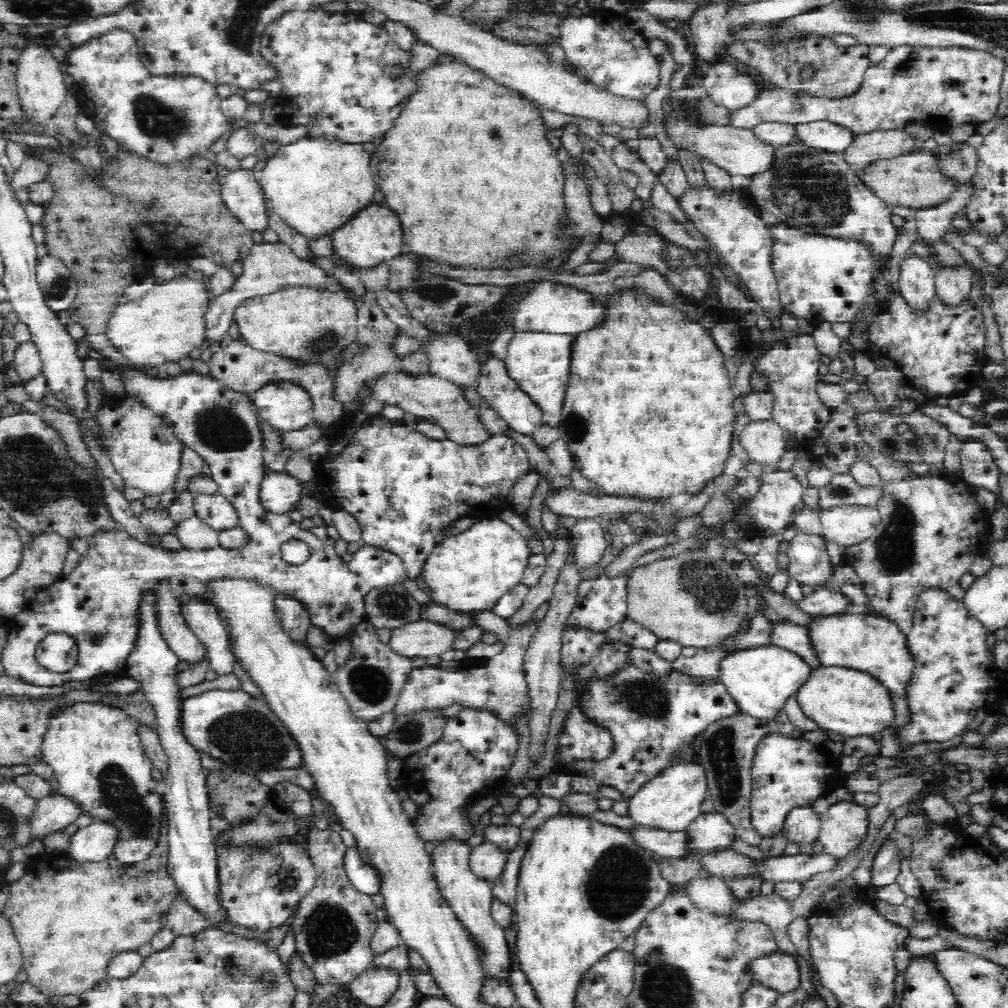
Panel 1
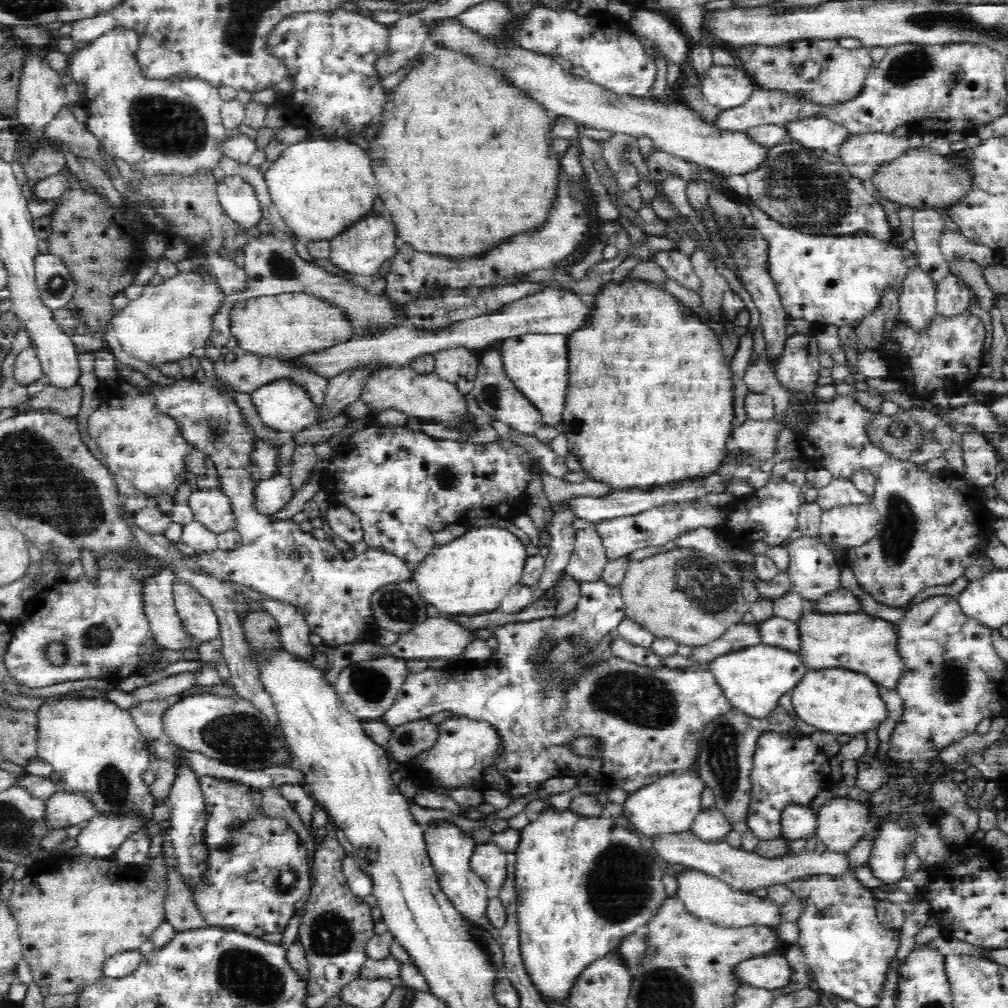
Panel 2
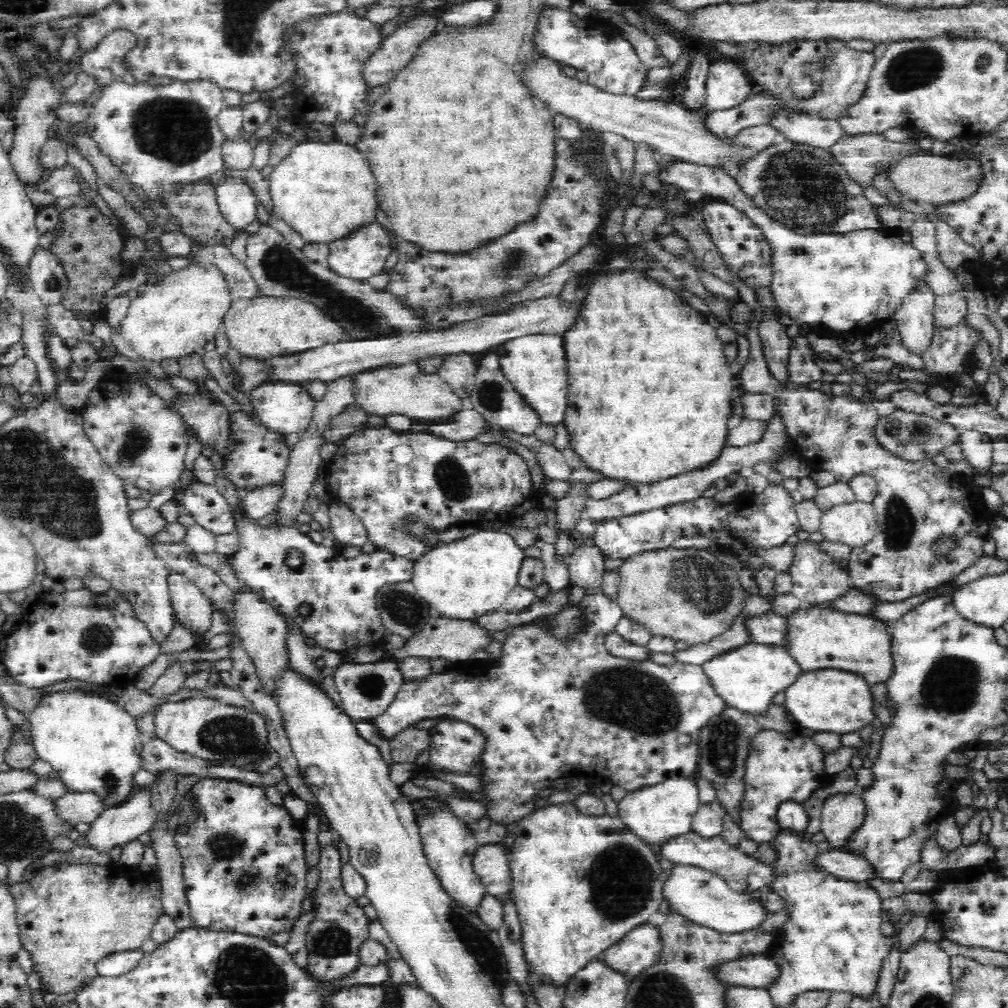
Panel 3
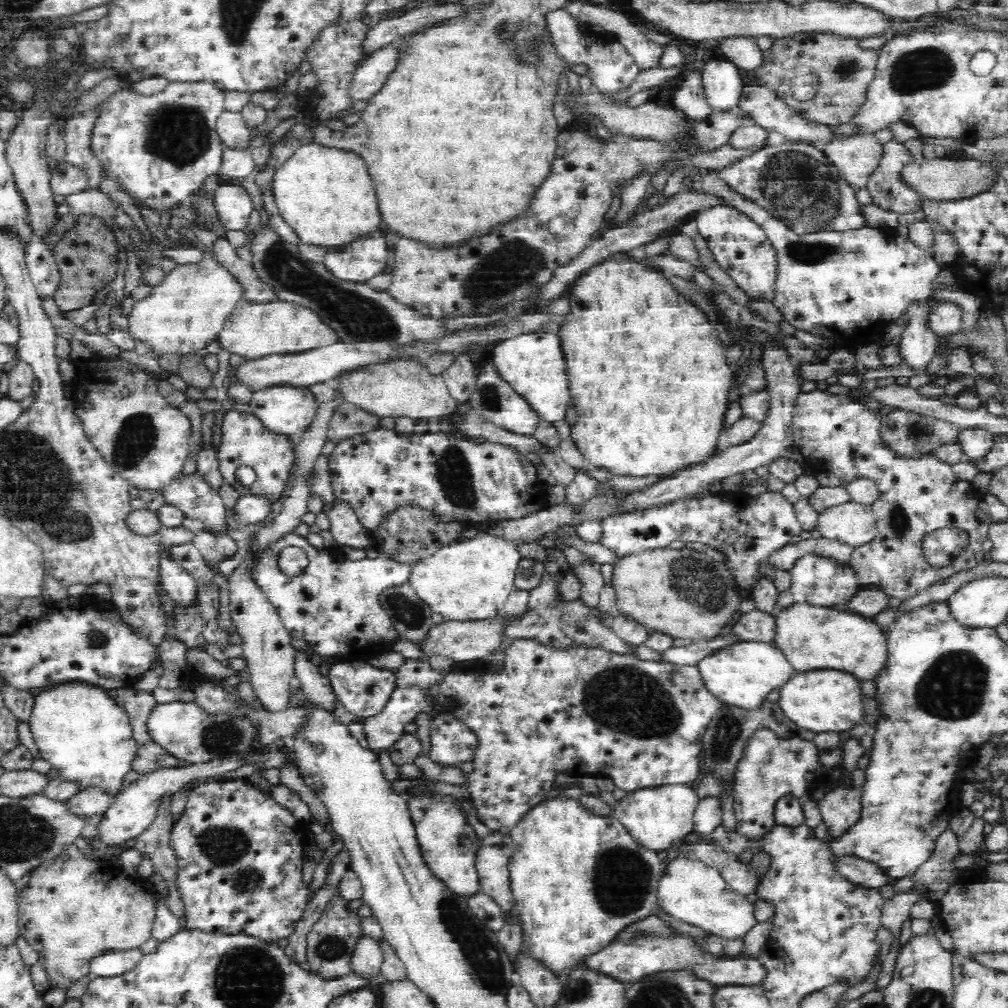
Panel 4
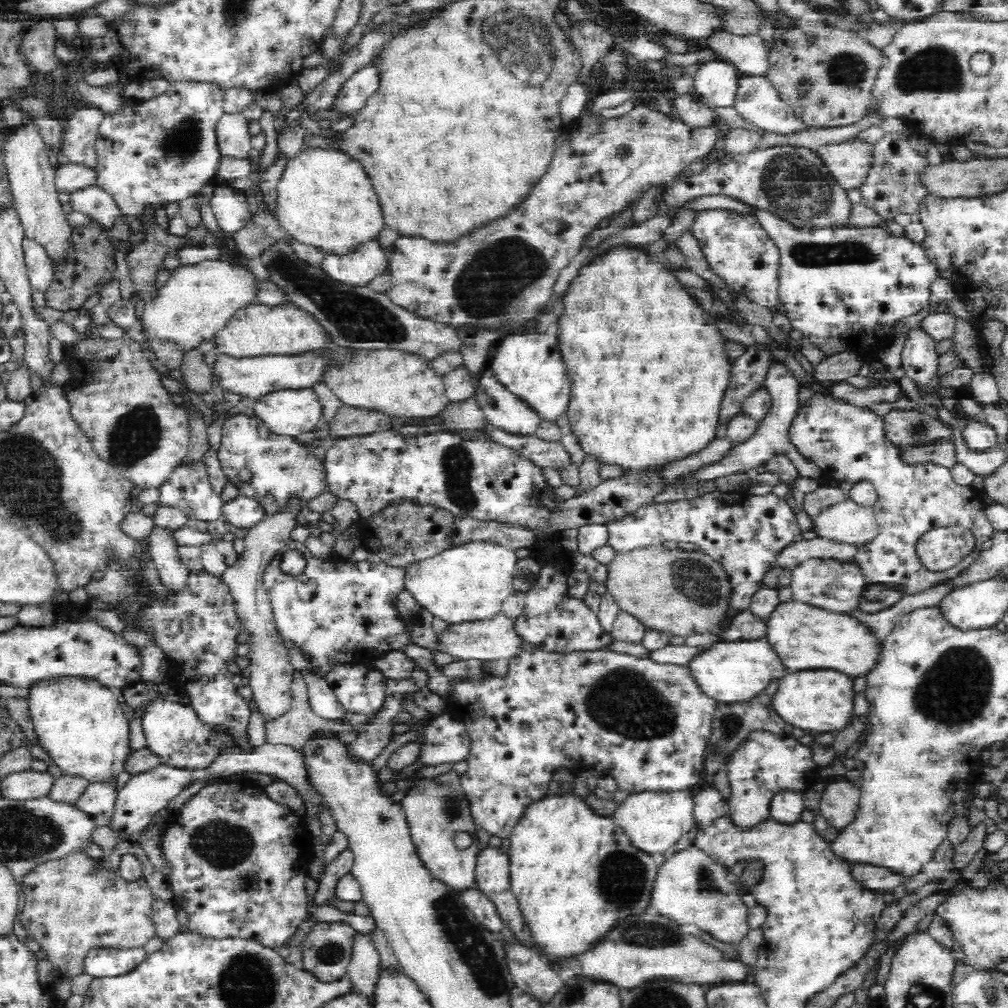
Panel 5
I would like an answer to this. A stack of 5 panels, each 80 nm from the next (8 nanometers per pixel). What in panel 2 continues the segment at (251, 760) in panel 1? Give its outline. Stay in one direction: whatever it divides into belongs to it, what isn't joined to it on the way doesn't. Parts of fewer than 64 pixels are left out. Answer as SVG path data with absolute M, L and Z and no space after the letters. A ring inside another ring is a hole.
M238 693L193 694L168 707L162 716L169 741L188 752L200 752L224 764L246 770L262 770L270 766L290 767L295 764L293 752L285 737L268 722L266 715Z

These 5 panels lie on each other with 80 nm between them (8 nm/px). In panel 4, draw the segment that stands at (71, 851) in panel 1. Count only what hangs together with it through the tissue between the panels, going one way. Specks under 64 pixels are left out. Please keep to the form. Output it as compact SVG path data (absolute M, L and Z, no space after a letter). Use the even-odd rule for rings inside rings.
M270 745L269 747L261 747L260 753L250 756L250 758L230 756L230 758L212 759L205 763L194 763L190 766L184 766L184 768L162 768L140 775L130 786L120 790L118 796L114 798L111 805L106 809L106 812L96 825L96 838L100 842L104 842L106 846L118 846L125 843L126 840L130 840L130 838L140 836L153 823L159 798L166 791L175 793L198 778L215 778L248 764L255 764L257 768L263 768L264 770L279 768L284 759L283 754Z

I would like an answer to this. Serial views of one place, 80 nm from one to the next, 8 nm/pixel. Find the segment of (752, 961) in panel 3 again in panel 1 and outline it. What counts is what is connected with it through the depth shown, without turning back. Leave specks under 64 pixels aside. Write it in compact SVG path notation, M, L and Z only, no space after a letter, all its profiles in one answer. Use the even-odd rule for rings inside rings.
M780 951L758 958L752 964L756 982L779 994L794 993L800 987L800 968L796 957Z

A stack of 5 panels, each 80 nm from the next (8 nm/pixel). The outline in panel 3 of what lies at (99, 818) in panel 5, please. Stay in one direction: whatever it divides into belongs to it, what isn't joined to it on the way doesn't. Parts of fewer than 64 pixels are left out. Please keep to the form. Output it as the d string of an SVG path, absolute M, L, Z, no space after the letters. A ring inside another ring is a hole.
M66 792L52 801L55 815L73 828L79 822L94 822L98 815L104 812L99 798L91 792Z

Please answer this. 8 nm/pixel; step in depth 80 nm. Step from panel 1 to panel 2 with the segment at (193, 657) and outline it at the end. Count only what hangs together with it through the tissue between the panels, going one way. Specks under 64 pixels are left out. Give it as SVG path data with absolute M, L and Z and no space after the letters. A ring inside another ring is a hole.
M171 570L161 572L145 584L144 614L148 619L153 639L162 648L172 652L194 652L198 654L198 644L184 628L184 623L174 602L174 582L176 575Z

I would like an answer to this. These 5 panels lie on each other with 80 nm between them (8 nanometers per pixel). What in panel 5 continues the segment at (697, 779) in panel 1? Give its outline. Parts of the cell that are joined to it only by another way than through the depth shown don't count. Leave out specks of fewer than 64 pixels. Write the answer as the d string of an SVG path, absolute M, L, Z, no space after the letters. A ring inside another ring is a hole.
M640 791L617 803L613 817L629 836L632 845L651 855L668 854L682 834L694 828L693 806L694 791Z

